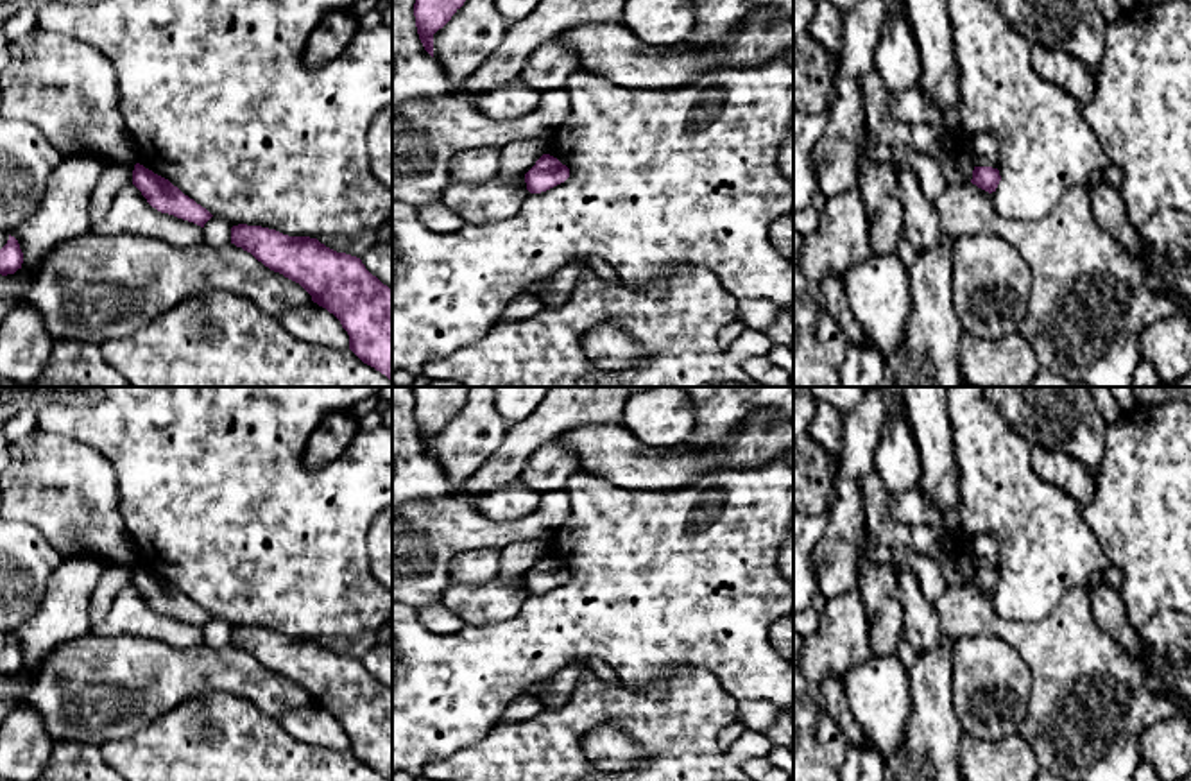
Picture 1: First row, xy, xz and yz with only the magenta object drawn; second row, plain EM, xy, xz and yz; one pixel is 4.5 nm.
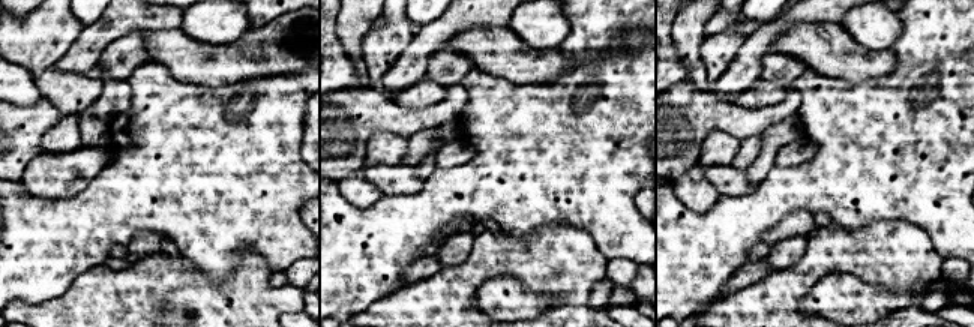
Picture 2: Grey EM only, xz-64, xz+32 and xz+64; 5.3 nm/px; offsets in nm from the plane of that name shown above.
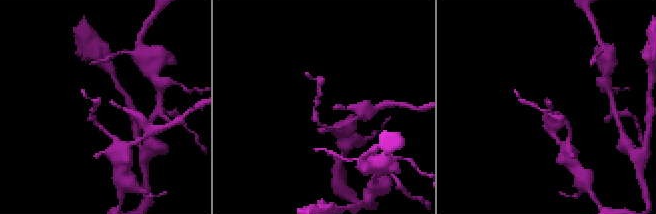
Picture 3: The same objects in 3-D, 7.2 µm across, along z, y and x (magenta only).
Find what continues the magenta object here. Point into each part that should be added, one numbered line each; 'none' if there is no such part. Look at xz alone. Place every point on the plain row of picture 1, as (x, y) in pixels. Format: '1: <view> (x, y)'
none

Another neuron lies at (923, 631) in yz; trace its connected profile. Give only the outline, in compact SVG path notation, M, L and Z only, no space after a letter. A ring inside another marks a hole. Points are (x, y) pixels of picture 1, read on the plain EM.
M894 566L899 588L899 602L904 609L904 632L917 656L938 648L949 636L944 632L935 605L930 604L917 584L917 579L903 566Z

